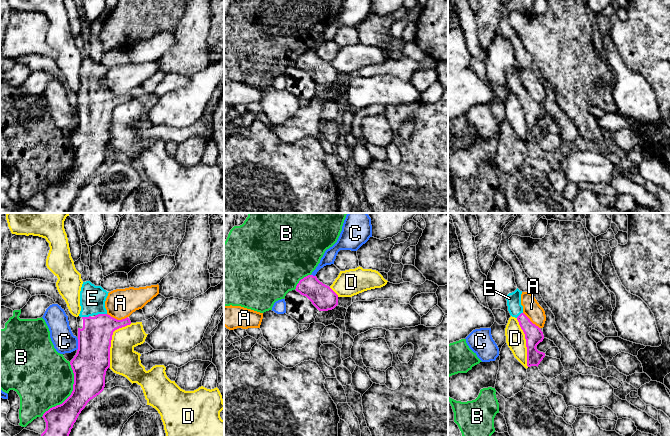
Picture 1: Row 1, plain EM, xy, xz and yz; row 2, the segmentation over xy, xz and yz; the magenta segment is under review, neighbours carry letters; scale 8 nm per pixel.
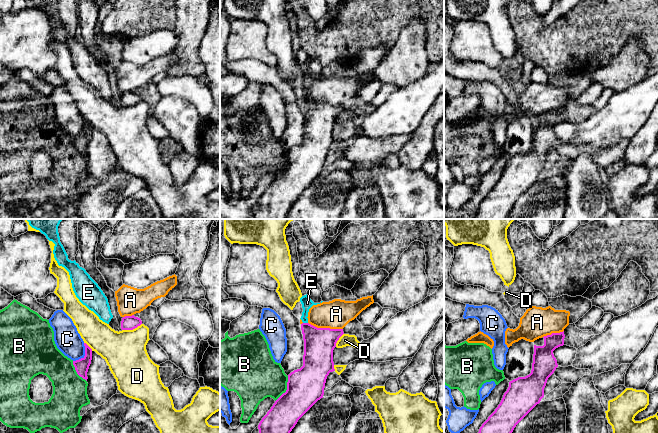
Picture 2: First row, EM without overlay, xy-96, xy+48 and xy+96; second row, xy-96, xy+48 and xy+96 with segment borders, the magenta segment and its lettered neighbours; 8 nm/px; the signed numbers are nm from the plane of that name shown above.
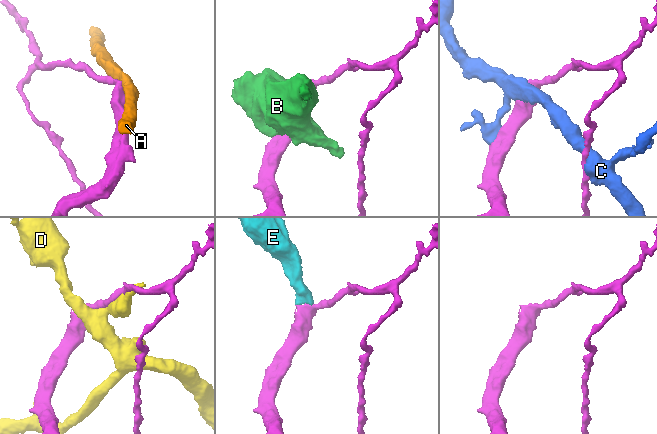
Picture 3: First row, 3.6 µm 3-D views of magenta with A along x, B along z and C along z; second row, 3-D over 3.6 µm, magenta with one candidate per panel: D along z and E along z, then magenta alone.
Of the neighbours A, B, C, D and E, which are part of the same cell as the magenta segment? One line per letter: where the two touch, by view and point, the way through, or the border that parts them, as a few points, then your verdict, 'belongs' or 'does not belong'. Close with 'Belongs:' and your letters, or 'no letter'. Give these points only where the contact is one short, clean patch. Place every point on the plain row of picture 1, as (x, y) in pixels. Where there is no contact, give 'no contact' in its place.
A: meets magenta in xy at (116, 95); does not belong
B: meets magenta in xy at (71, 169); does not belong
C: meets magenta in xy at (78, 120); does not belong
D: meets magenta in xy at (111, 115); does not belong
E: meets magenta in xy at (101, 90); runs through xy (94, 116), (101, 103), (101, 90), (92, 78), (92, 74); belongs
Belongs: E

